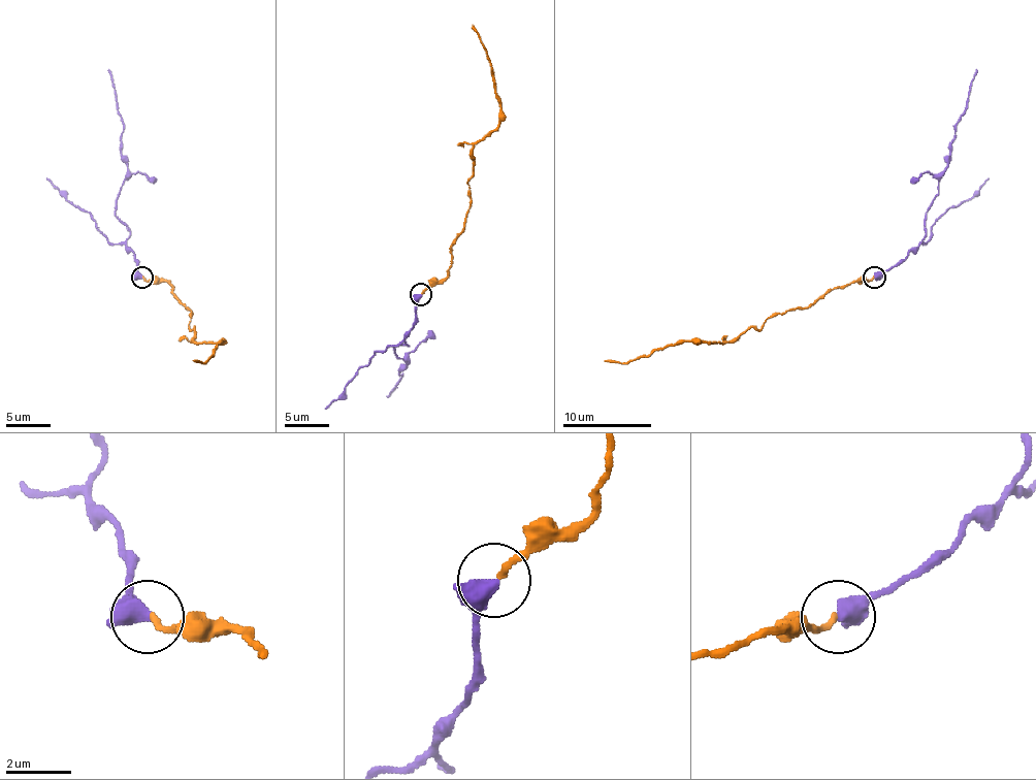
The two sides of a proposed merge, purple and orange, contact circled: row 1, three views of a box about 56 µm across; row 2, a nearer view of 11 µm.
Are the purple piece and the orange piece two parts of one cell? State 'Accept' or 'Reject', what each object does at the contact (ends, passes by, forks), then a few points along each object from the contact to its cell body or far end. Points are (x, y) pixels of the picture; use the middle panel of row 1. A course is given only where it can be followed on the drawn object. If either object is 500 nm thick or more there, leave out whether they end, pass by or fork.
Accept. At the ring purple passes by. At the ring orange ends. Course of purple: (421, 294), (408, 345), (394, 347), (406, 366), (386, 395). Course of orange: (421, 294), (448, 275), (452, 245), (470, 207), (472, 150), (498, 126), (500, 99), (472, 24)

